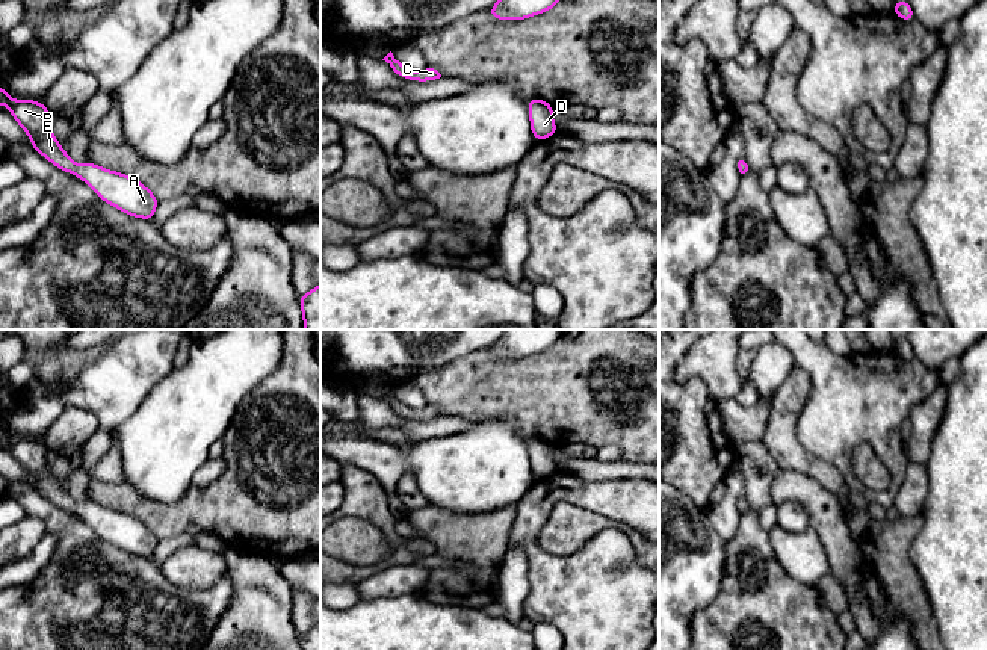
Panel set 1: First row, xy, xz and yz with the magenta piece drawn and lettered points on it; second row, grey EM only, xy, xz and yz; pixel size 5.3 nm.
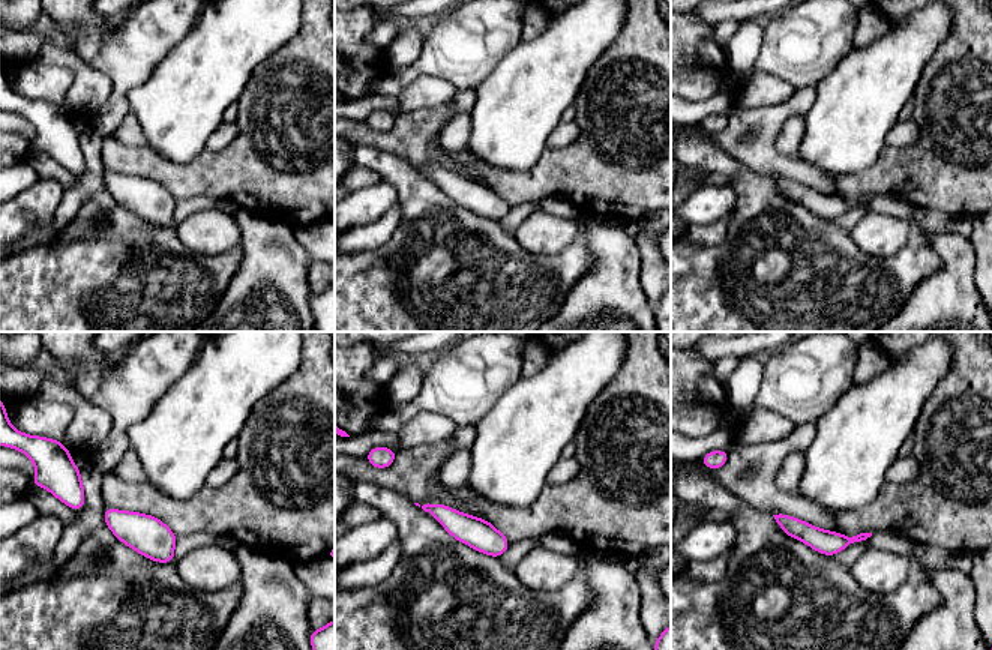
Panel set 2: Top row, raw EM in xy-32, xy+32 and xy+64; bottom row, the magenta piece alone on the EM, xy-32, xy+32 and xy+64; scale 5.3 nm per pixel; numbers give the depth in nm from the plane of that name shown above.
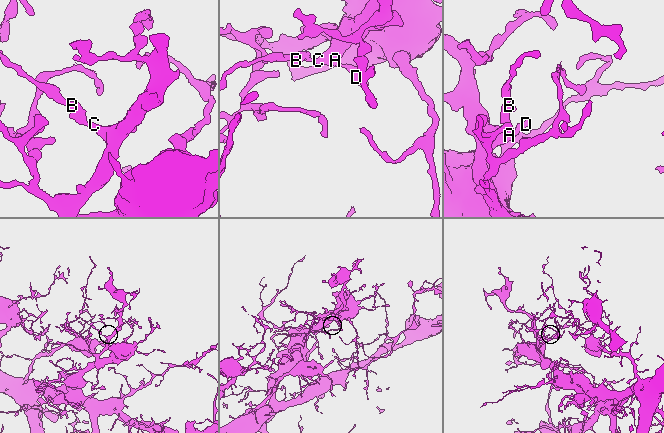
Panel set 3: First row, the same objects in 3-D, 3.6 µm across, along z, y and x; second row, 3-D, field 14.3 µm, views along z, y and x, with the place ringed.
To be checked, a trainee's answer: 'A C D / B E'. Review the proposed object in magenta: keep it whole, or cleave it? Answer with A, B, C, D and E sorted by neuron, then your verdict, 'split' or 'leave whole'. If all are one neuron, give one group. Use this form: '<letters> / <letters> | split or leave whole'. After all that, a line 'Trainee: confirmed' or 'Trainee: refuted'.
A B C D E | leave whole
Trainee: refuted

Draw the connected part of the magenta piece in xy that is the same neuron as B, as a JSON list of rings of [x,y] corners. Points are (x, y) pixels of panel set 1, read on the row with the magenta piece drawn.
[[[0,88],[0,104],[9,107],[9,113],[29,135],[32,145],[56,168],[83,180],[104,203],[121,212],[151,221],[159,206],[154,193],[130,175],[101,168],[95,163],[74,163],[57,142],[48,125],[50,110],[35,100],[14,101],[11,94]]]

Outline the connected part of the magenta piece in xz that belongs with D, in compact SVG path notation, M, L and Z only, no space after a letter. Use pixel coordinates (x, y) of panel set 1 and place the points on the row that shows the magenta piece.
M528 98L531 132L535 141L547 139L558 133L553 121L553 106L541 98Z

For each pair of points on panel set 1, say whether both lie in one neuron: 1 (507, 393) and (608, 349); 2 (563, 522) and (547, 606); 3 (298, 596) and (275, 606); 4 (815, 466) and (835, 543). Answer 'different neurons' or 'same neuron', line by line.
1: same neuron
2: different neurons
3: different neurons
4: different neurons

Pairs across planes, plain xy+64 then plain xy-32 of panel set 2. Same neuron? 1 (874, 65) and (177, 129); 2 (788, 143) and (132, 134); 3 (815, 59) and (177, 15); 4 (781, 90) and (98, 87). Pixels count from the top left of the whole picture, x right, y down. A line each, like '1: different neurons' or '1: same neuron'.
1: same neuron
2: same neuron
3: same neuron
4: same neuron

